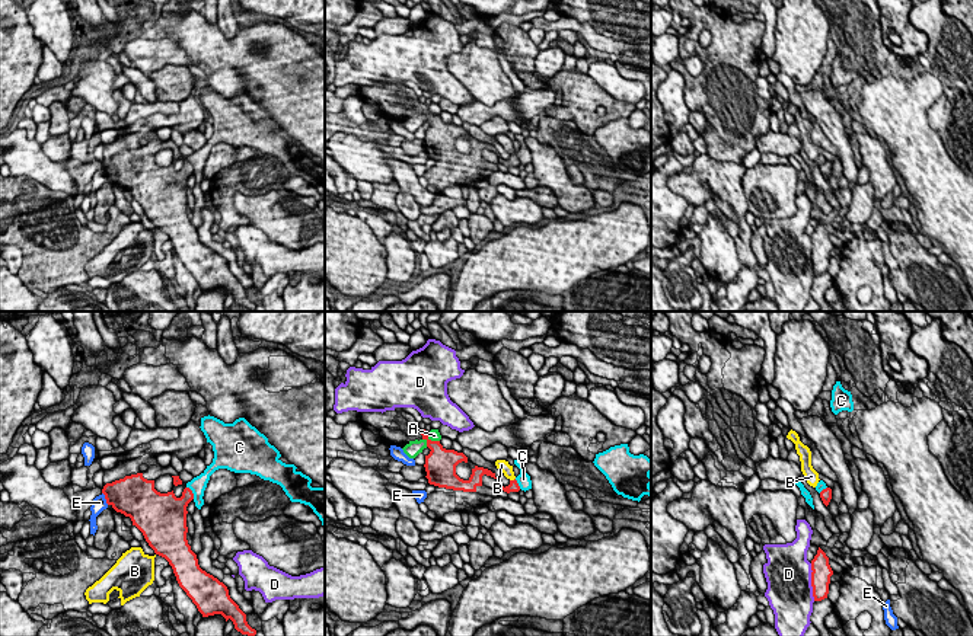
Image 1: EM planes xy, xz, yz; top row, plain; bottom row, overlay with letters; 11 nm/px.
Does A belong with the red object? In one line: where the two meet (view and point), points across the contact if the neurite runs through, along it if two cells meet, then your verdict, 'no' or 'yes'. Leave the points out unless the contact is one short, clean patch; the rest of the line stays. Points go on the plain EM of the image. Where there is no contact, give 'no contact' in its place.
contact xz (430, 114); border xz (423, 112), (439, 115); no

